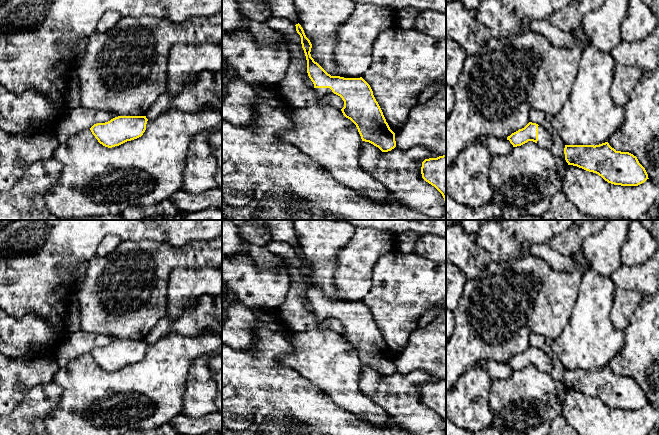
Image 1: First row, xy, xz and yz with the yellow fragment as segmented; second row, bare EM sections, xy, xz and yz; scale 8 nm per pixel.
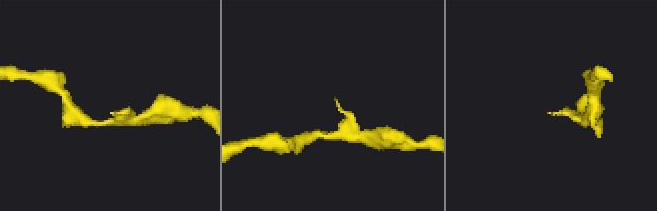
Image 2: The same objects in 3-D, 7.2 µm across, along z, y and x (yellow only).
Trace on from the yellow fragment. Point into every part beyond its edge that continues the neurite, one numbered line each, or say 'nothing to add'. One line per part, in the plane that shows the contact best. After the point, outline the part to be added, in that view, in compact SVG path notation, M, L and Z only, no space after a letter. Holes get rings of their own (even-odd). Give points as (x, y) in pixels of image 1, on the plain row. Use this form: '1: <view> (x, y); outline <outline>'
1: xz (320, 316); outline M314 312L316 320L320 323L326 318L333 317L330 312Z

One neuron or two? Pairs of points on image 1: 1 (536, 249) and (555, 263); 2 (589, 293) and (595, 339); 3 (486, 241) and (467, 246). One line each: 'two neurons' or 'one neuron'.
1: one neuron
2: one neuron
3: two neurons

